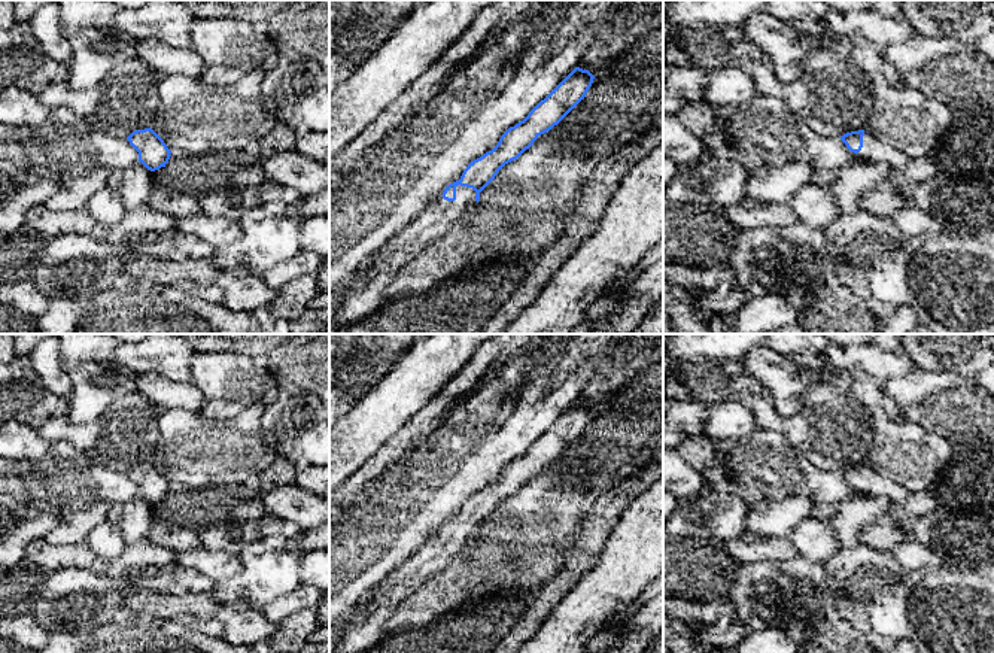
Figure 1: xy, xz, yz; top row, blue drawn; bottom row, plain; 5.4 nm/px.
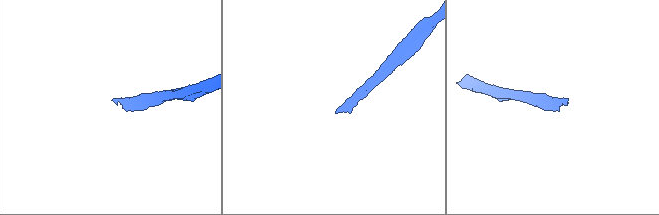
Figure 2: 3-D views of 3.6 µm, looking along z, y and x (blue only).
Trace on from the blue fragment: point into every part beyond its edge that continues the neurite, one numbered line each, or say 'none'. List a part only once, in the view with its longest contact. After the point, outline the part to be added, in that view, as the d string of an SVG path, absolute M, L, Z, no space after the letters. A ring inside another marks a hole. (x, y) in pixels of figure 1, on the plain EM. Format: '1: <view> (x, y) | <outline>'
1: xz (367, 628) | M458 519L455 535L440 532L432 537L416 555L364 598L365 608L347 623L332 652L361 653L384 638L389 619L398 605L425 581L460 561L465 546L477 538L475 528L472 522Z

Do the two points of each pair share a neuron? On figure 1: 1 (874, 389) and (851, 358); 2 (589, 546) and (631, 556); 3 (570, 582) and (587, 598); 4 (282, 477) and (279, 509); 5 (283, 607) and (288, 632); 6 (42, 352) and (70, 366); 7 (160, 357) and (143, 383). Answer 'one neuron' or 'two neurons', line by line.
1: two neurons
2: two neurons
3: two neurons
4: two neurons
5: two neurons
6: two neurons
7: two neurons

